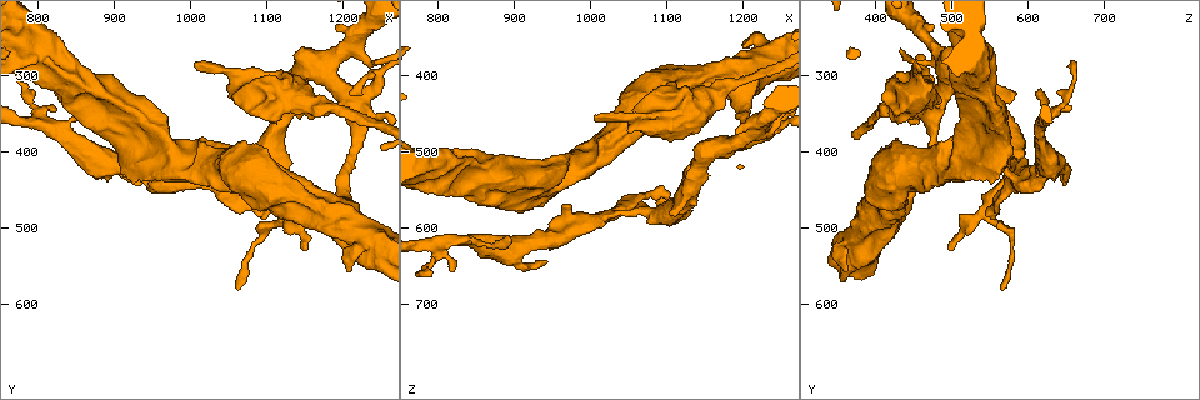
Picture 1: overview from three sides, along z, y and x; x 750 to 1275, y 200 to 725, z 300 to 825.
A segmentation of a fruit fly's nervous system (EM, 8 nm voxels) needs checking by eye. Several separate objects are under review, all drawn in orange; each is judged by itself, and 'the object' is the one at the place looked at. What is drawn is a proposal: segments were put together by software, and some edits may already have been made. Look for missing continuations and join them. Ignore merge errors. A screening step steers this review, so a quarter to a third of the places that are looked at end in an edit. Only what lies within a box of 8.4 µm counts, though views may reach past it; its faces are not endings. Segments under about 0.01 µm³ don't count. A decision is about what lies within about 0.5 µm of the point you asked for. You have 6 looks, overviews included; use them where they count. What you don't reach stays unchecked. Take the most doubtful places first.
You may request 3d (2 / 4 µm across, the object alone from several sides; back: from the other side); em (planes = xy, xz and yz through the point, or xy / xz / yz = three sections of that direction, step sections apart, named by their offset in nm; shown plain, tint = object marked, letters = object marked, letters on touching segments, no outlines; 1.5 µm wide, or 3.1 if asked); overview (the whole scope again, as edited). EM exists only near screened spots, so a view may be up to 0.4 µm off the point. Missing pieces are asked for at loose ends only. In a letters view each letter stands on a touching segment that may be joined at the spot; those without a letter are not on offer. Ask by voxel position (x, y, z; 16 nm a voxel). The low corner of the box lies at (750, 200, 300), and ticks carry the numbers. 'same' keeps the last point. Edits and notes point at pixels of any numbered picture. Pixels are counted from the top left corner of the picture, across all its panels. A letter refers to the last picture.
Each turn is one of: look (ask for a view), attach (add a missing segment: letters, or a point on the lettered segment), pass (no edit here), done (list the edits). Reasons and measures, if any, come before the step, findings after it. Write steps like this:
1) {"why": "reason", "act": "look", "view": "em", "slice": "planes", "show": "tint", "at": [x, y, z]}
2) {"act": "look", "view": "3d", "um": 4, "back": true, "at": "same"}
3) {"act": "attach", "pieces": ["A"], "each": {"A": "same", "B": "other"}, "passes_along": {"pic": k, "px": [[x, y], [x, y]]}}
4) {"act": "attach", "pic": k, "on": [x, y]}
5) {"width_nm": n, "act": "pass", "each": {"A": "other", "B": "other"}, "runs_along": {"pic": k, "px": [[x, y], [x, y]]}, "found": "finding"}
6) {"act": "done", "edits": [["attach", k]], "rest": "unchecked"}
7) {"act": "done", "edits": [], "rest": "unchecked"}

{"why": "thin end", "act": "look", "view": "3d", "um": 4, "at": [1005, 280, 455]}

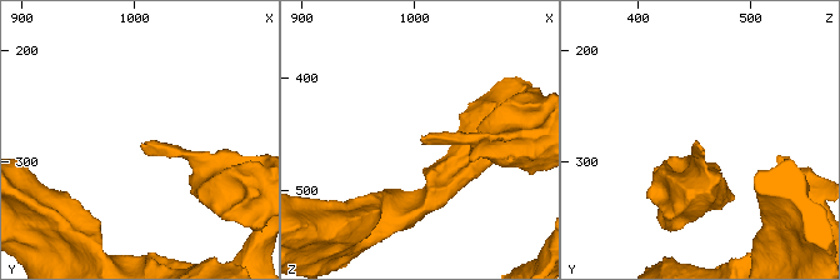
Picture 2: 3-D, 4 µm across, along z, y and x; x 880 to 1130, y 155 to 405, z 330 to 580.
{"why": "need the tissue", "act": "look", "view": "em", "slice": "planes", "show": "letters", "at": [1006, 282, 452]}

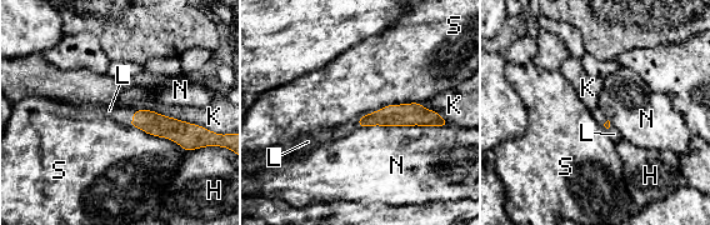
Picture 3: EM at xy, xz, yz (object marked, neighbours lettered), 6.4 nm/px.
{"act": "attach", "pic": 3, "on": [331, 134], "each": {"H": "other", "K": "other", "L": "same", "N": "other", "S": "other"}, "passes_along": {"pic": 3, "px": [[395, 115], [359, 124], [331, 134]]}, "found": "the neuron continues"}

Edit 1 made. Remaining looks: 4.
{"act": "look", "view": "overview"}

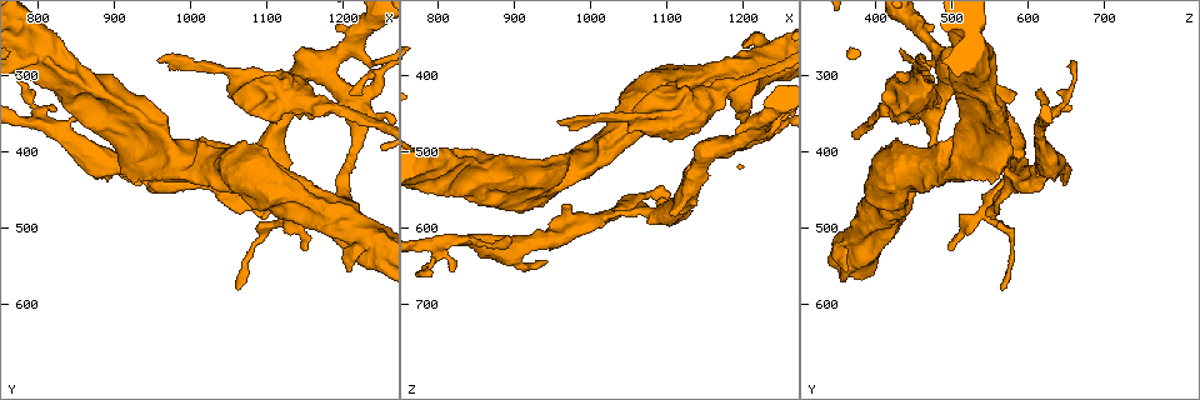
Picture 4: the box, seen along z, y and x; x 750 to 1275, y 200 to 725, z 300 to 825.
{"act": "look", "view": "em", "slice": "planes", "show": "tint", "at": [945, 440, 640]}

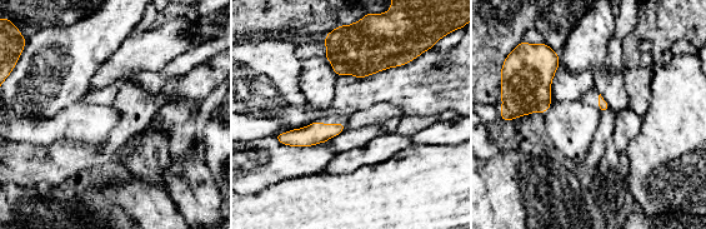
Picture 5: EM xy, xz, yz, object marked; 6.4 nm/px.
{"act": "look", "view": "em", "slice": "planes", "show": "letters", "at": "same"}

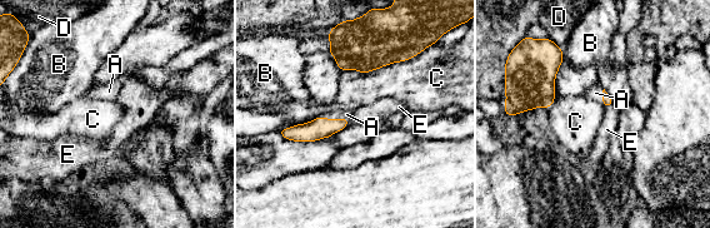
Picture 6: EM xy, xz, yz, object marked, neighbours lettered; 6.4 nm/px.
{"longest_contact_nm": ["C", 500], "act": "attach", "pic": 6, "on": [346, 114], "each": {"A": "same", "B": "other", "C": "other", "D": "other", "E": "other"}, "found": "the neuron continues"}

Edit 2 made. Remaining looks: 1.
{"why": "tapers out", "act": "look", "view": "em", "slice": "planes", "show": "letters", "at": [1210, 555, 360]}

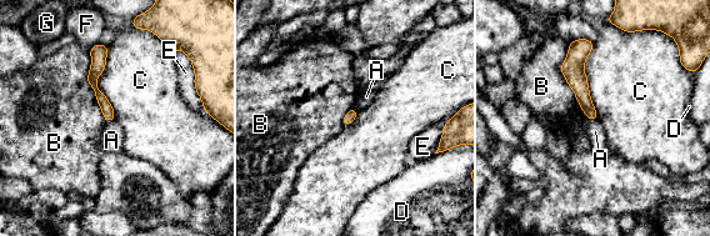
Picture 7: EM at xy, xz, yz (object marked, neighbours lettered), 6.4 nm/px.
{"longest_contact_nm": ["C", 500], "act": "pass", "each": {"A": "other", "B": "other", "C": "other", "D": "other", "E": "other", "F": "other", "G": "other"}, "runs_along": {"pic": 7, "px": [[581, 44], [578, 83], [594, 116]]}, "found": "no lettered segment goes on from it"}

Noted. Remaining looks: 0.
{"act": "done", "edits": [["attach", 3], ["attach", 6]], "rest": "unchecked"}

